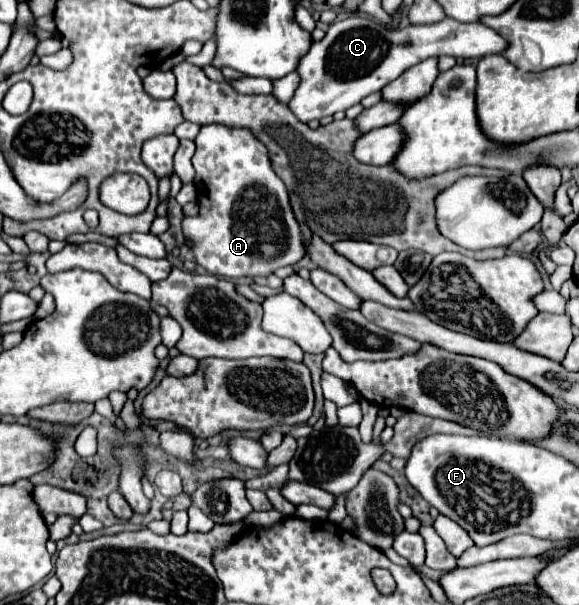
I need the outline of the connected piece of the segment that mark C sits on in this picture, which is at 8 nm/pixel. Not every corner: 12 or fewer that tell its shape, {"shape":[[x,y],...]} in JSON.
{"shape":[[480,22],[330,24],[288,108],[320,120],[426,58],[506,48]]}

